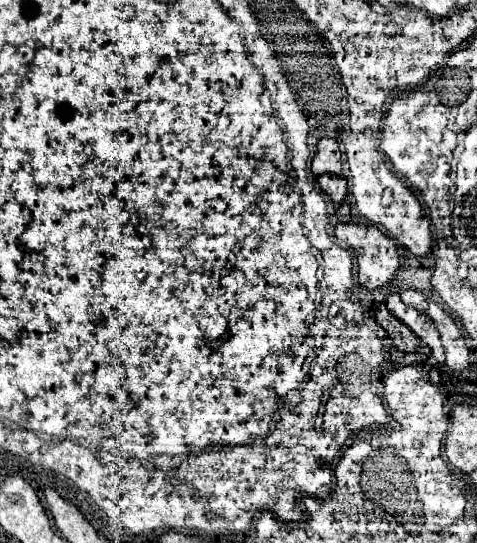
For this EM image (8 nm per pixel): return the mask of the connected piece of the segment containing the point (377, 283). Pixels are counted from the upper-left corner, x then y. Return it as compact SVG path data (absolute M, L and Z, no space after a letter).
M339 223L335 227L335 235L339 241L343 241L347 247L353 249L357 261L359 261L359 285L365 287L367 291L375 291L387 283L393 281L395 273L399 271L399 255L397 255L397 247L395 241L389 239L387 235L383 235L377 227L373 225L355 225L355 223Z

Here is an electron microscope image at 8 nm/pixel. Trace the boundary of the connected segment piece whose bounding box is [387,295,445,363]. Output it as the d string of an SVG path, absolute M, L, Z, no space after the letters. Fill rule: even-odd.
M391 295L391 297L387 299L387 309L389 309L399 321L403 321L419 339L423 339L423 341L431 347L433 357L435 357L439 363L445 363L445 353L443 353L443 347L441 347L441 341L439 341L439 333L437 333L435 325L431 323L431 319L427 319L421 311L405 305L399 295Z

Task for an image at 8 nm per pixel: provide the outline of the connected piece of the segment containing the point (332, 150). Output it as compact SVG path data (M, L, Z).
M321 139L317 143L317 155L311 165L313 175L335 175L341 177L341 151L337 147L335 139Z

